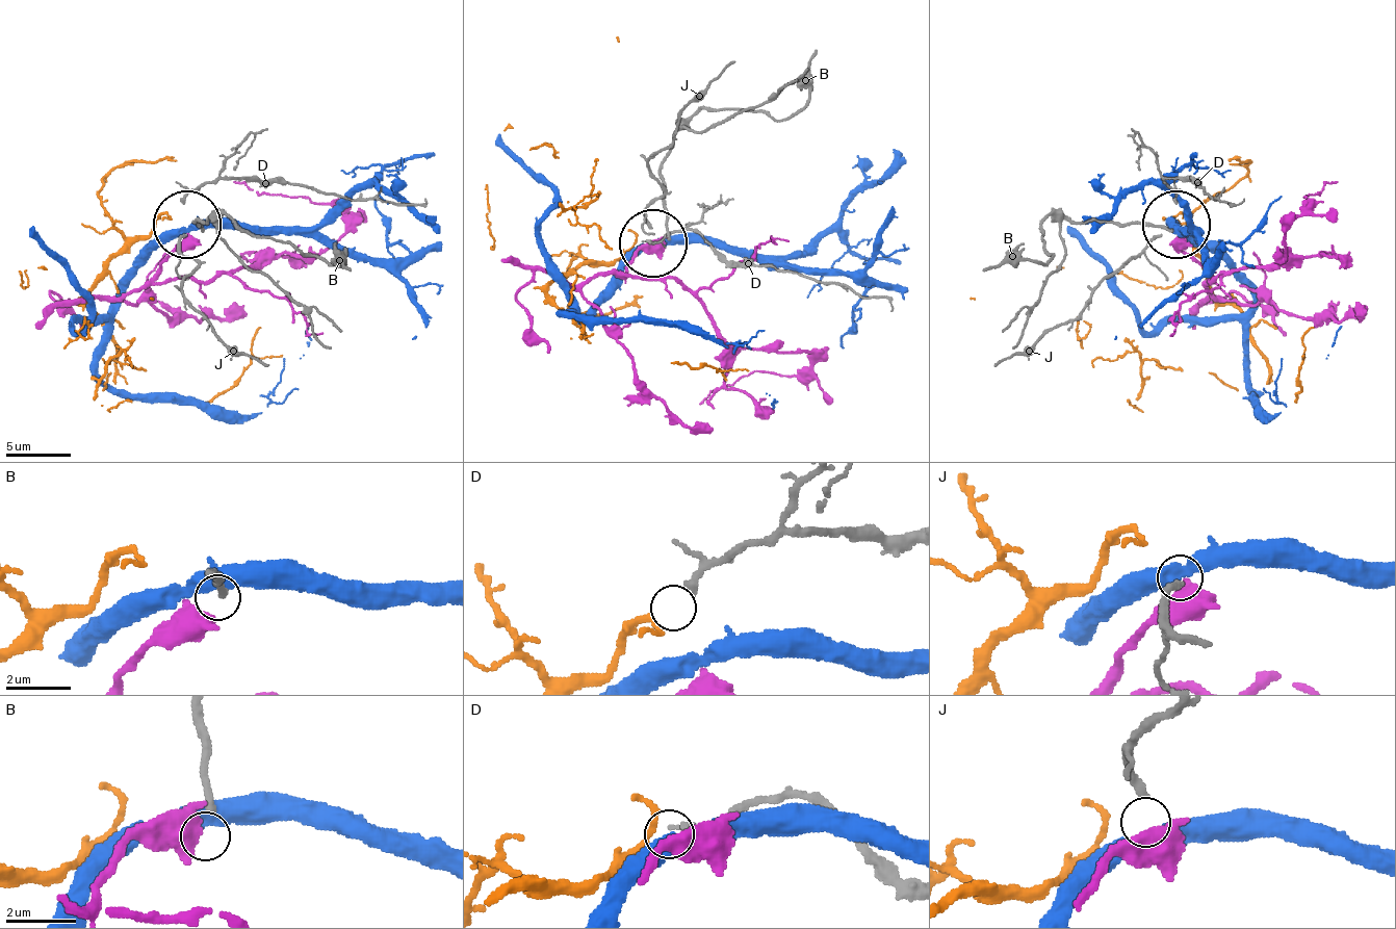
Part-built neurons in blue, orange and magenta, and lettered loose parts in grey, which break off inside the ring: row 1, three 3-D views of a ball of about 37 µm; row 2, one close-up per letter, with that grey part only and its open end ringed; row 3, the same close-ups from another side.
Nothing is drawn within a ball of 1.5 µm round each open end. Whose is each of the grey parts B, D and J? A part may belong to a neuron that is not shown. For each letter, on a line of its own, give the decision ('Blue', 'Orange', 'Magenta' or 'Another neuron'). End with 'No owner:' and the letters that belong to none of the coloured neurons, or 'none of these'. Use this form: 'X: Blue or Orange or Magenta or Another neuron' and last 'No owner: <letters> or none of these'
B: Another neuron
D: Orange
J: Blue
No owner: B

